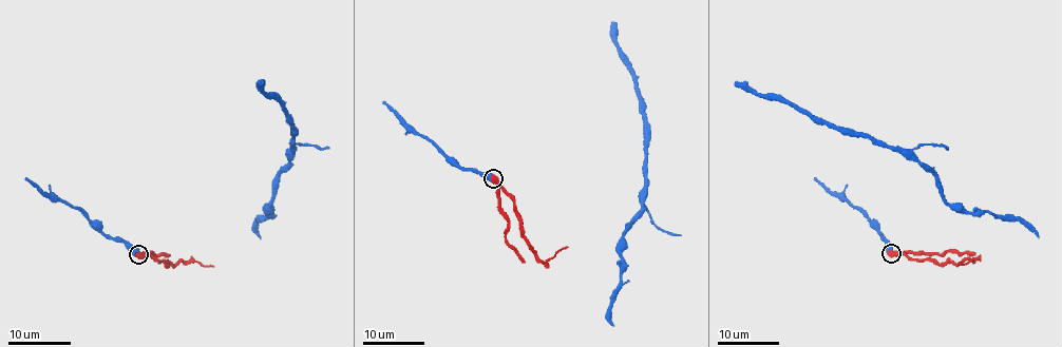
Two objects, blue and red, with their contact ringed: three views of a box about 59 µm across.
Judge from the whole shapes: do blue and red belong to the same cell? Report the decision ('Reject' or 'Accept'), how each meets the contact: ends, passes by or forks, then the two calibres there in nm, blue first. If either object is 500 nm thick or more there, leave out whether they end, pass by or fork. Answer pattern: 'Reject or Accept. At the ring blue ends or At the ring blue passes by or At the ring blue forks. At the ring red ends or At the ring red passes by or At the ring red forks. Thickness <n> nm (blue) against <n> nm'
Reject. Thickness 700 nm (blue) against 800 nm

